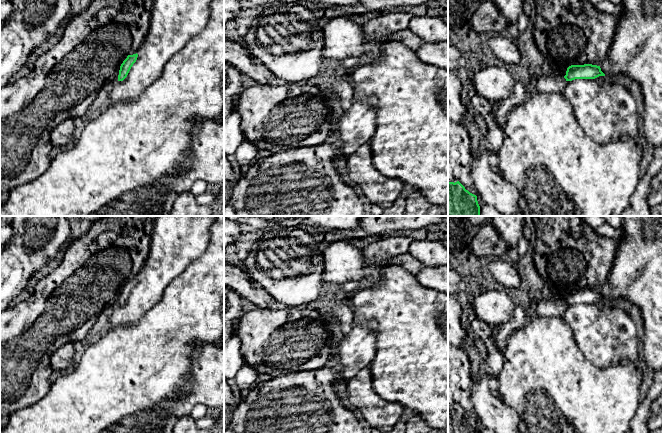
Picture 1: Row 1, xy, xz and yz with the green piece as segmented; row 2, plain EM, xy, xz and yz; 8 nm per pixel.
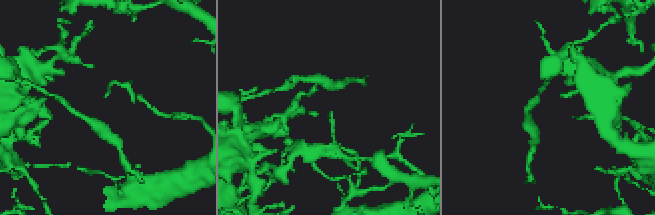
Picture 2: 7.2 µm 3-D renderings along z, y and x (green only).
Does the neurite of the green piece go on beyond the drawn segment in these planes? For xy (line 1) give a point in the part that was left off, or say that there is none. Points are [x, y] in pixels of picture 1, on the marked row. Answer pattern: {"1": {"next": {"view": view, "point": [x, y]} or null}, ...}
{"1": {"next": null}}

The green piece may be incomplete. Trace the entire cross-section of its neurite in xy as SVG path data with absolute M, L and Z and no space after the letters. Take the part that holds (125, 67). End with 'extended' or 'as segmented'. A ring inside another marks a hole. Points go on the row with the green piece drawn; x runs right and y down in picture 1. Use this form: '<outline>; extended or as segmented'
M137 53L133 55L128 55L127 58L123 61L123 63L120 66L118 81L123 81L127 77L131 67L136 62L137 57Z; as segmented

